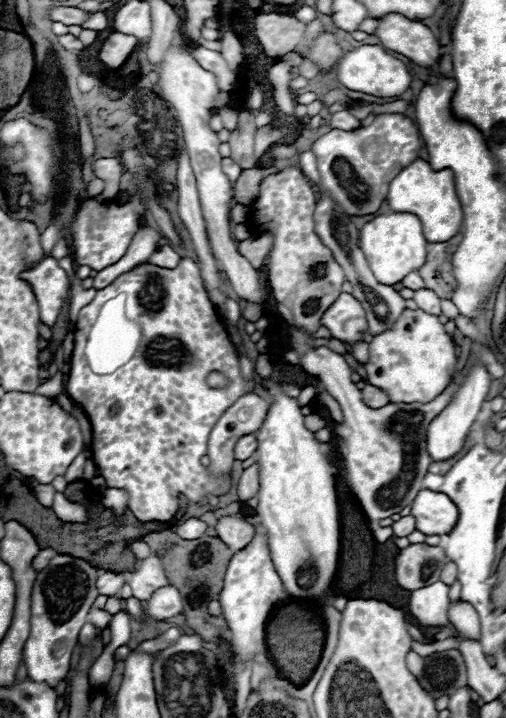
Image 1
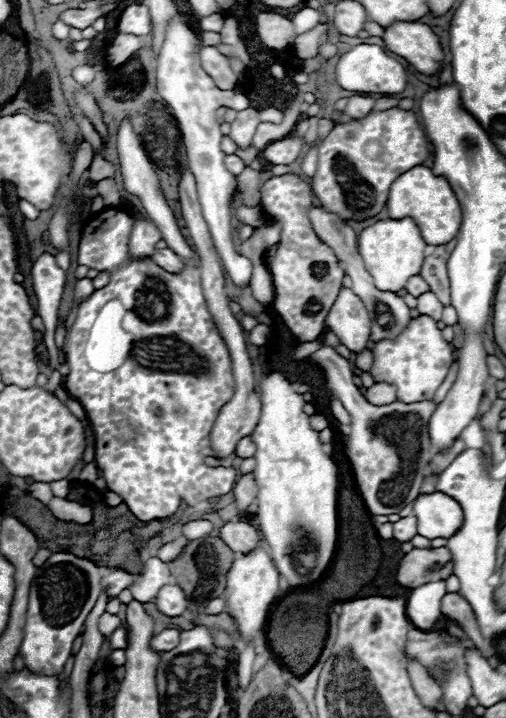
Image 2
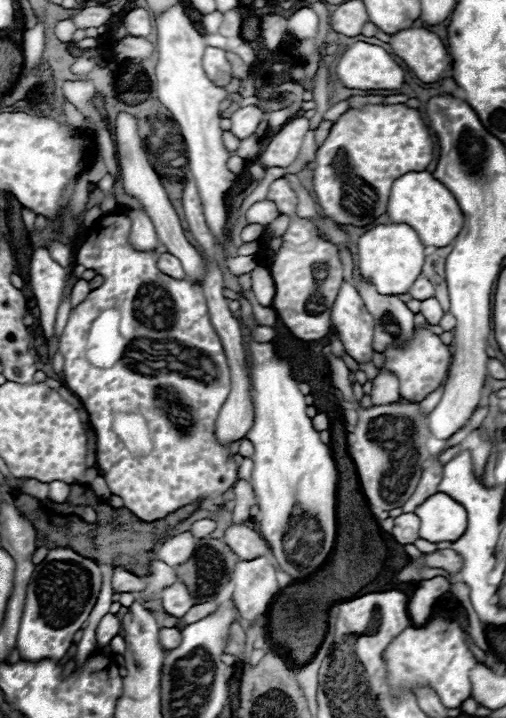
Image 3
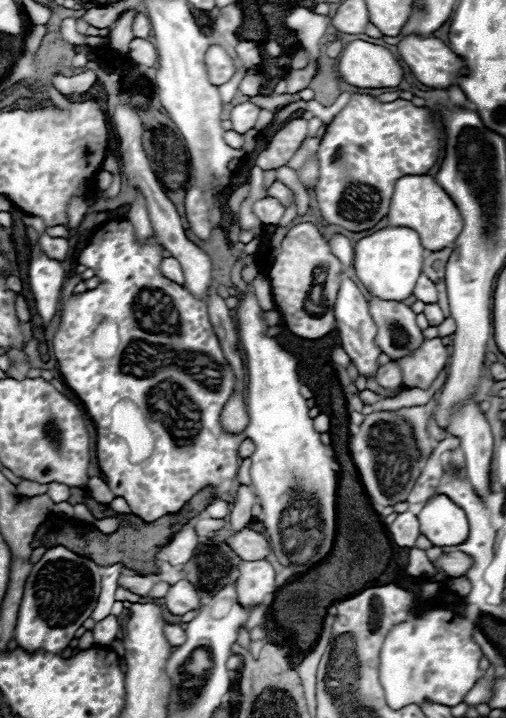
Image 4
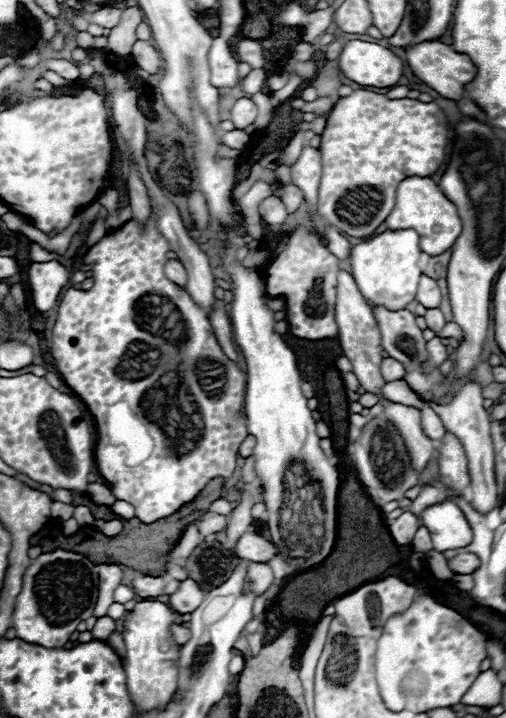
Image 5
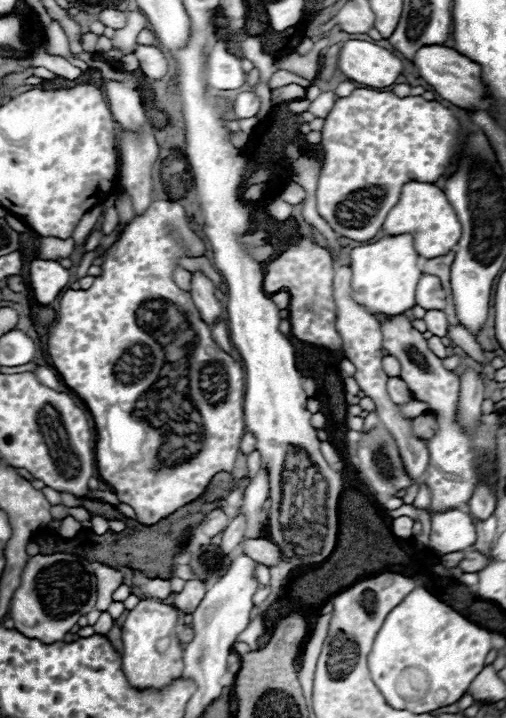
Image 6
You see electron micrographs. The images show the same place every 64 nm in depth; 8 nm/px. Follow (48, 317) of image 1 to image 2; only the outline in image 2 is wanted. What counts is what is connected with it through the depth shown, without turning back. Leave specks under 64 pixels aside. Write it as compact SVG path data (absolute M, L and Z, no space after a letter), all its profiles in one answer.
M44 252L36 258L36 262L32 264L32 288L34 288L34 294L36 294L36 300L38 300L38 316L42 318L44 322L44 344L49 353L49 366L53 370L61 370L60 372L66 376L67 371L63 370L63 365L58 363L58 348L55 343L55 329L56 322L58 322L58 308L60 308L60 300L62 300L62 292L64 292L64 284L66 284L66 272L56 264L54 256Z

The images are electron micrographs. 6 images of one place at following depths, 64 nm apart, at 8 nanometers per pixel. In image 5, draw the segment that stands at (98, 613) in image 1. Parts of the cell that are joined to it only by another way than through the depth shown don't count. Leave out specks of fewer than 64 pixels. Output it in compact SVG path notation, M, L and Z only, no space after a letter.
M102 616L102 618L98 618L96 626L92 628L92 634L94 634L96 640L108 640L108 636L110 636L114 630L116 630L114 620L112 620L110 616Z

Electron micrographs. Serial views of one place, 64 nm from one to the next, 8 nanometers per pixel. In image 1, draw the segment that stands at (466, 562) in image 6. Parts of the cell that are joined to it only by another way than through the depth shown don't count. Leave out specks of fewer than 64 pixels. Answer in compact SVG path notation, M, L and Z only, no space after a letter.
M410 544L396 558L396 582L406 590L418 590L440 580L440 570L448 562L444 548Z

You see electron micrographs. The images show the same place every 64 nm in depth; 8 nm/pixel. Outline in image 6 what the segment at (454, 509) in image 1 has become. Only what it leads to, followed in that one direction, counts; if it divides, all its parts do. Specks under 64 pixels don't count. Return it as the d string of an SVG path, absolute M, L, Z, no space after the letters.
M448 510L442 514L430 514L430 518L432 518L430 548L436 554L462 552L476 542L476 528L466 512Z

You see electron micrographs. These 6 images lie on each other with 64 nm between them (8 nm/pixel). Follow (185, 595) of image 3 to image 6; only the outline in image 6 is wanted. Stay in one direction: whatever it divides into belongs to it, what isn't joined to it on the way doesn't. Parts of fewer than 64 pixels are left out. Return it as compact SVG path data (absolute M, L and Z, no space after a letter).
M188 580L184 590L174 594L174 606L184 612L184 614L192 614L196 610L196 606L202 602L206 594L206 584L200 580Z

